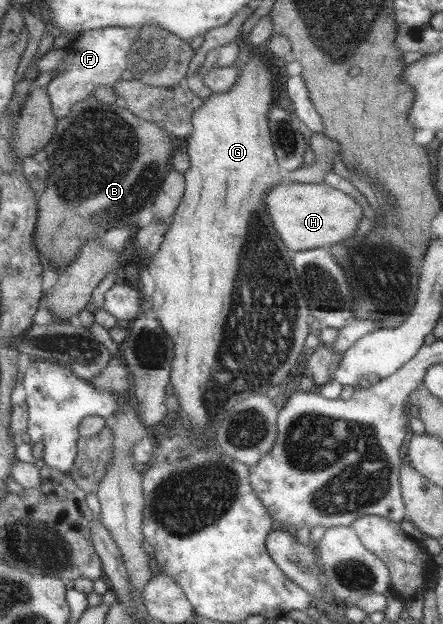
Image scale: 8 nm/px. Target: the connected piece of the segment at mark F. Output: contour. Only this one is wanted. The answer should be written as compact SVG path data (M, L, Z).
M101 27L80 32L68 40L62 62L56 67L52 78L44 86L51 111L55 117L65 117L72 105L85 101L95 87L111 87L120 80L126 69L126 55L138 39L138 28Z

